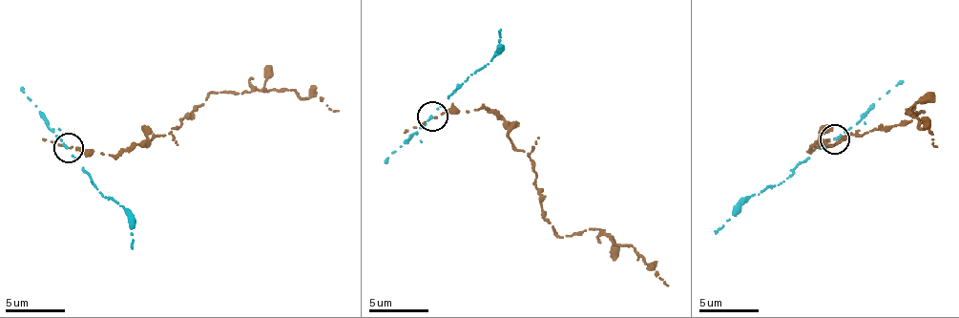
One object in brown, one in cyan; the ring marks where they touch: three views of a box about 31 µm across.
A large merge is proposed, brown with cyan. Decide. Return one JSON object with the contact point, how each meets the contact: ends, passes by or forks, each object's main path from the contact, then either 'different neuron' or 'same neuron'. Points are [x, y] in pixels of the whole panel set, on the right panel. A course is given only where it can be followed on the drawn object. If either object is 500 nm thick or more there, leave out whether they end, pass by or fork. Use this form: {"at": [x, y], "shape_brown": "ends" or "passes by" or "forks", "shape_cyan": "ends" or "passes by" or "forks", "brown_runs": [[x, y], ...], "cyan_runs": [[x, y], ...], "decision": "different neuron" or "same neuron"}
{"at": [834, 139], "shape_brown": "passes by", "shape_cyan": "ends", "brown_runs": [[835, 138], [809, 148], [906, 124], [923, 112], [905, 113], [927, 127], [937, 147]], "cyan_runs": [[835, 138], [778, 183], [740, 204], [715, 234]], "decision": "different neuron"}

